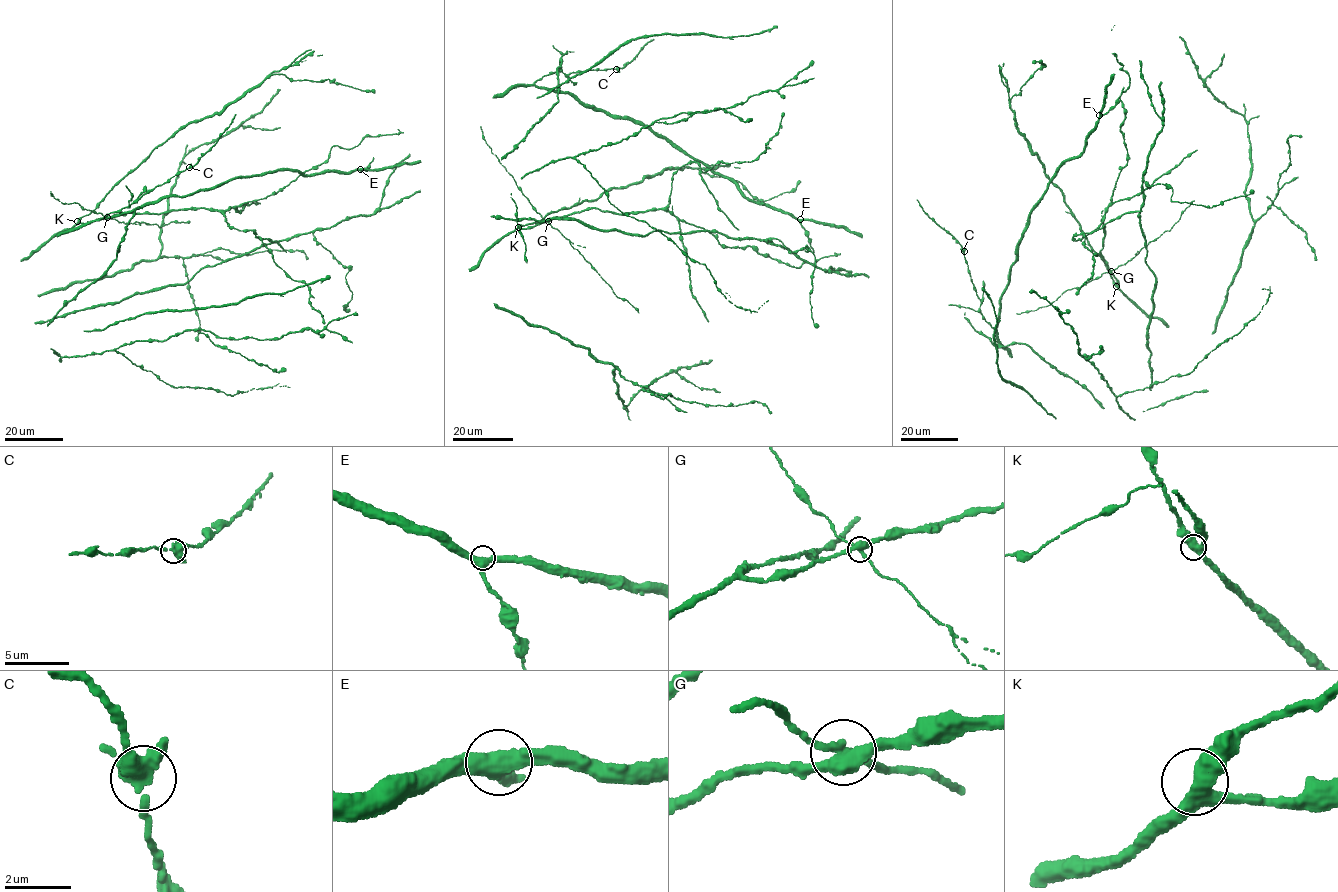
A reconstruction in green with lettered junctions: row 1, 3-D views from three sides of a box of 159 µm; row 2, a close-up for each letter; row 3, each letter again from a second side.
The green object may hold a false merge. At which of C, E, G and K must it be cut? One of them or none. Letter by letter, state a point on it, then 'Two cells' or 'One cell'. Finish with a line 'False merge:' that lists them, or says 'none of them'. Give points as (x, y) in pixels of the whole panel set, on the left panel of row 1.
C: Place: (189, 167). One cell
E: Place: (360, 169). One cell
G: Place: (107, 217). Two cells
K: Place: (77, 221). One cell
False merge: G

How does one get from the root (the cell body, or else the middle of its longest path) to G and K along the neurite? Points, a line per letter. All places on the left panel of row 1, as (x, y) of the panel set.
G: (351, 148), (333, 145), (326, 161), (277, 192), (226, 210), (191, 207), (107, 217)
K: (351, 148), (333, 145), (326, 161), (277, 192), (226, 210), (191, 207), (77, 221)

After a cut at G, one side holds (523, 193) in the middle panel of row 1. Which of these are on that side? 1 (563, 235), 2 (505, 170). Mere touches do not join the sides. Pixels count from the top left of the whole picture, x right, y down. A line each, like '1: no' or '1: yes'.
1: yes
2: yes

